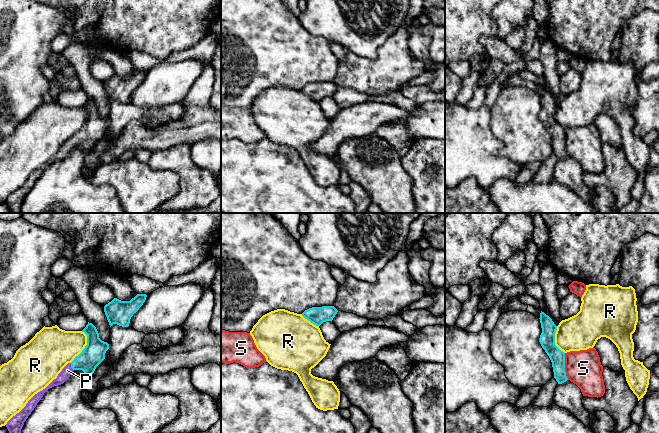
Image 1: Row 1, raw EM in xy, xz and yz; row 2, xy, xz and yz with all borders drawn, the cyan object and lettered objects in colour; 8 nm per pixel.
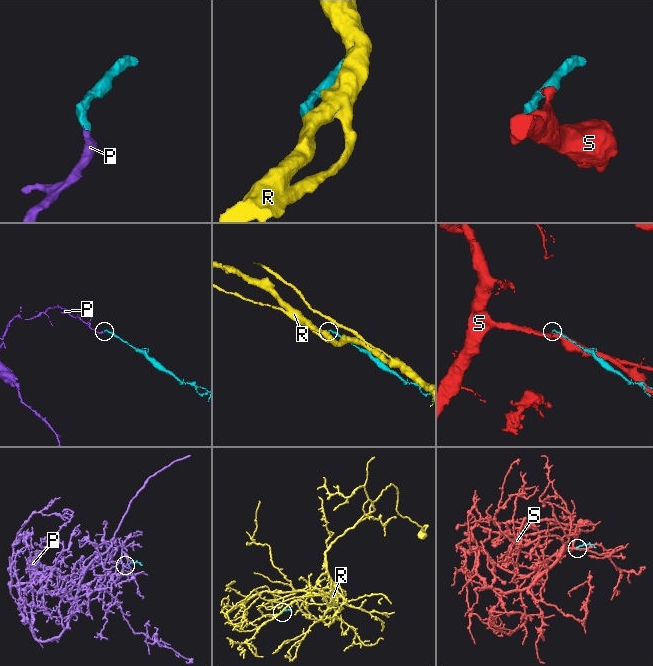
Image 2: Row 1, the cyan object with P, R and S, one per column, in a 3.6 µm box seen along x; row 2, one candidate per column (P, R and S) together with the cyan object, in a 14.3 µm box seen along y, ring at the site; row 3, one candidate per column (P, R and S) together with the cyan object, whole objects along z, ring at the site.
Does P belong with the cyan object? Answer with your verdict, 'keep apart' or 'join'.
join

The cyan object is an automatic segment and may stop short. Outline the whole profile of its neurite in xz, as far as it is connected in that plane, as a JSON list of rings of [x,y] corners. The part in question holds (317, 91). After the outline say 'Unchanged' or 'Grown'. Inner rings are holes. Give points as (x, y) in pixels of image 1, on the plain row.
[[[334,82],[312,83],[305,86],[302,92],[316,102],[332,97],[338,86]]]. Unchanged

